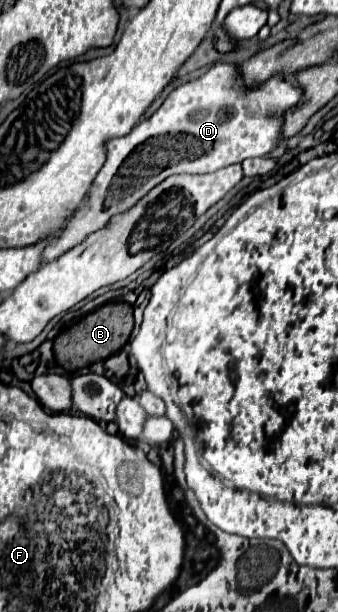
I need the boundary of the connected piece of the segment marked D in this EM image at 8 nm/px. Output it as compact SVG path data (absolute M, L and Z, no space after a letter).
M215 64L203 76L175 88L161 104L161 108L149 120L137 124L129 136L109 138L105 142L107 160L89 188L87 202L79 208L79 212L75 212L75 216L67 222L67 226L59 232L59 236L55 236L51 244L47 244L47 248L41 254L41 264L49 264L61 258L65 252L73 250L75 246L79 246L89 234L105 228L113 216L133 208L145 194L149 194L149 190L153 190L157 184L161 184L165 178L173 174L207 174L223 166L239 164L247 158L269 154L281 142L283 112L293 108L299 96L301 90L293 84L293 78L283 80L277 76L273 76L273 80L267 80L267 84L261 84L255 90L247 90L241 84L241 76L237 74L237 68L231 64Z

